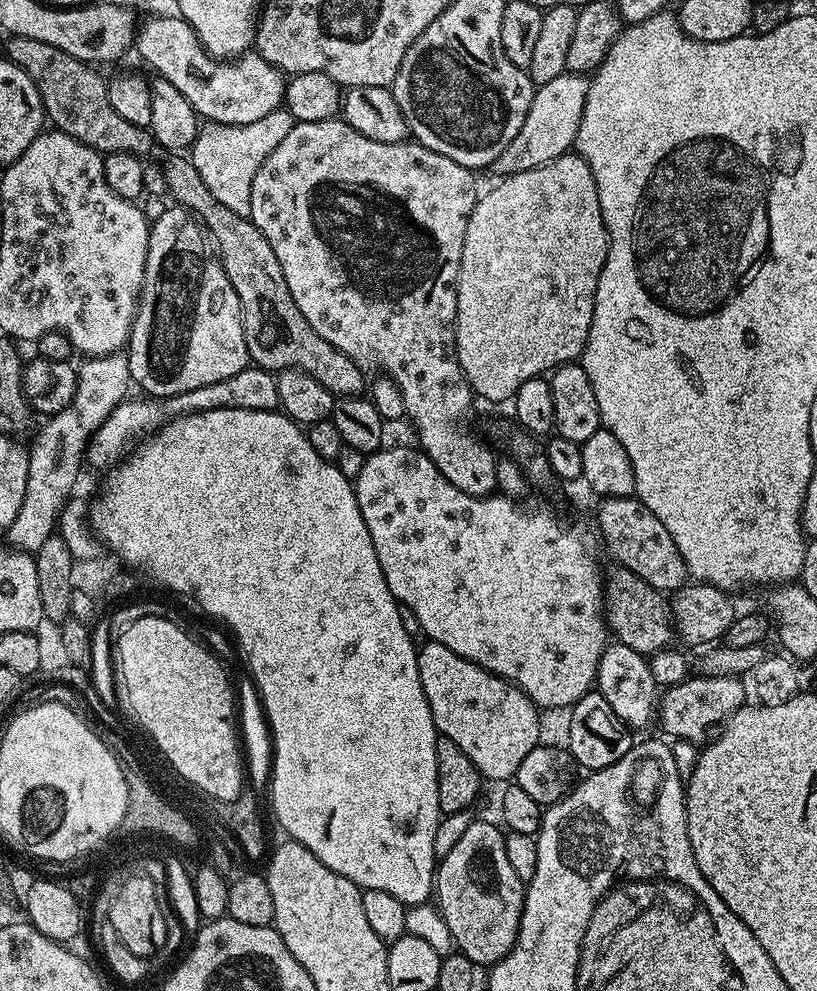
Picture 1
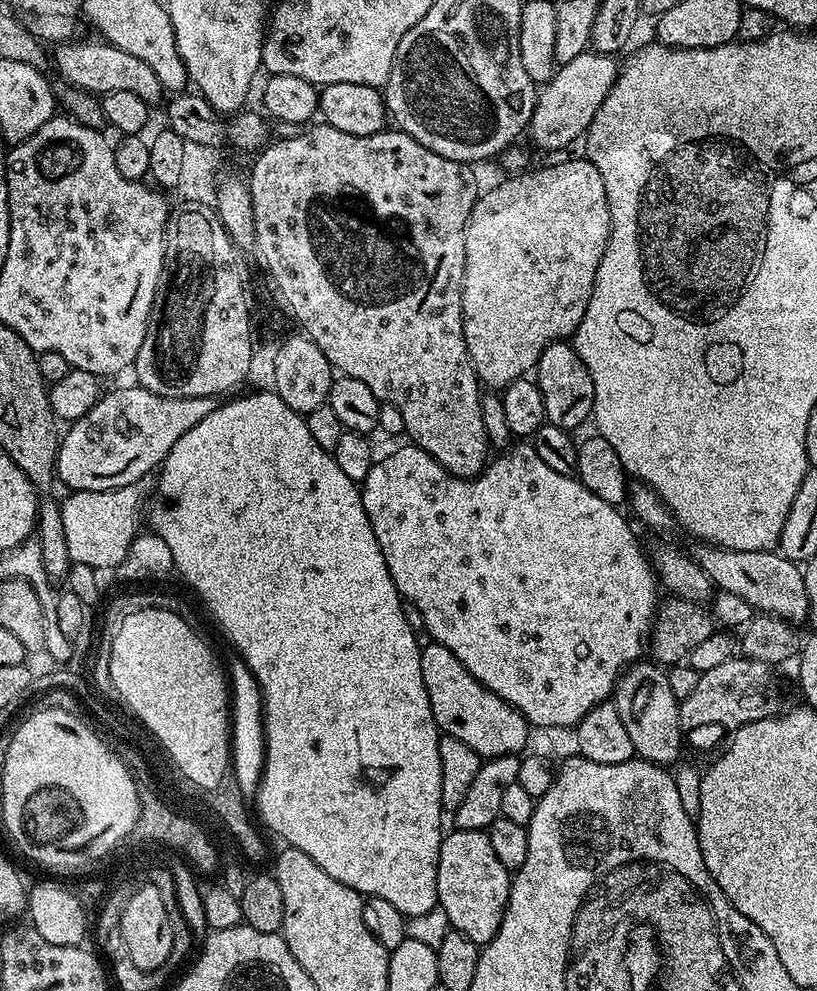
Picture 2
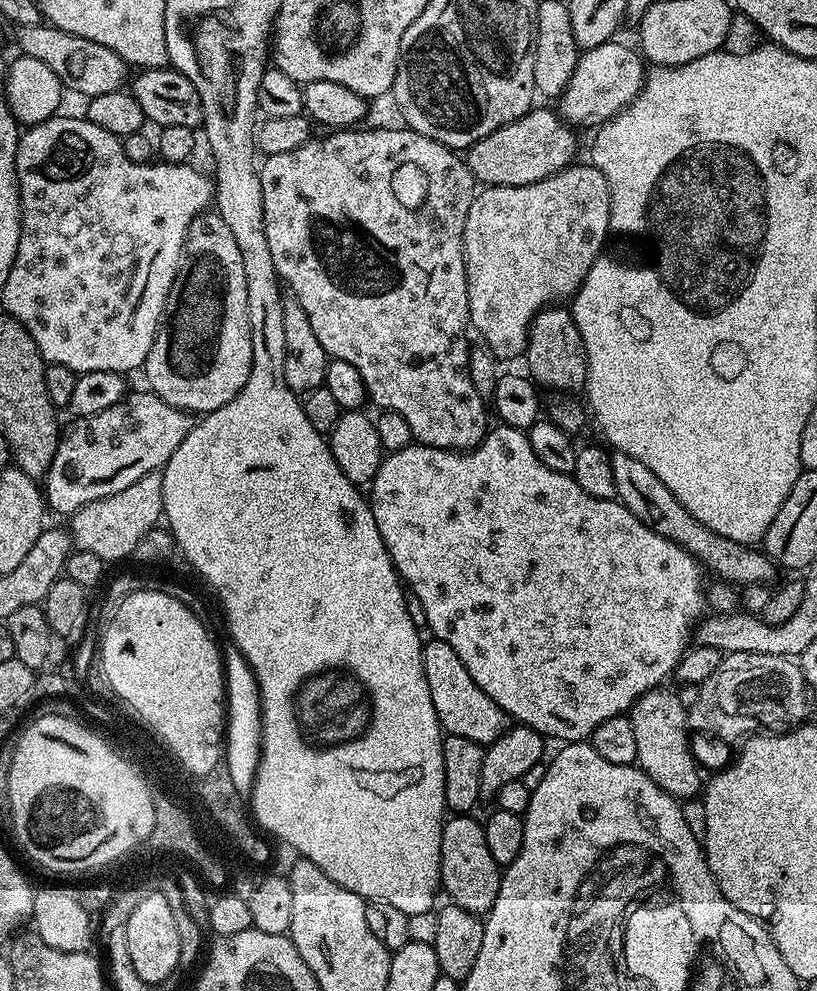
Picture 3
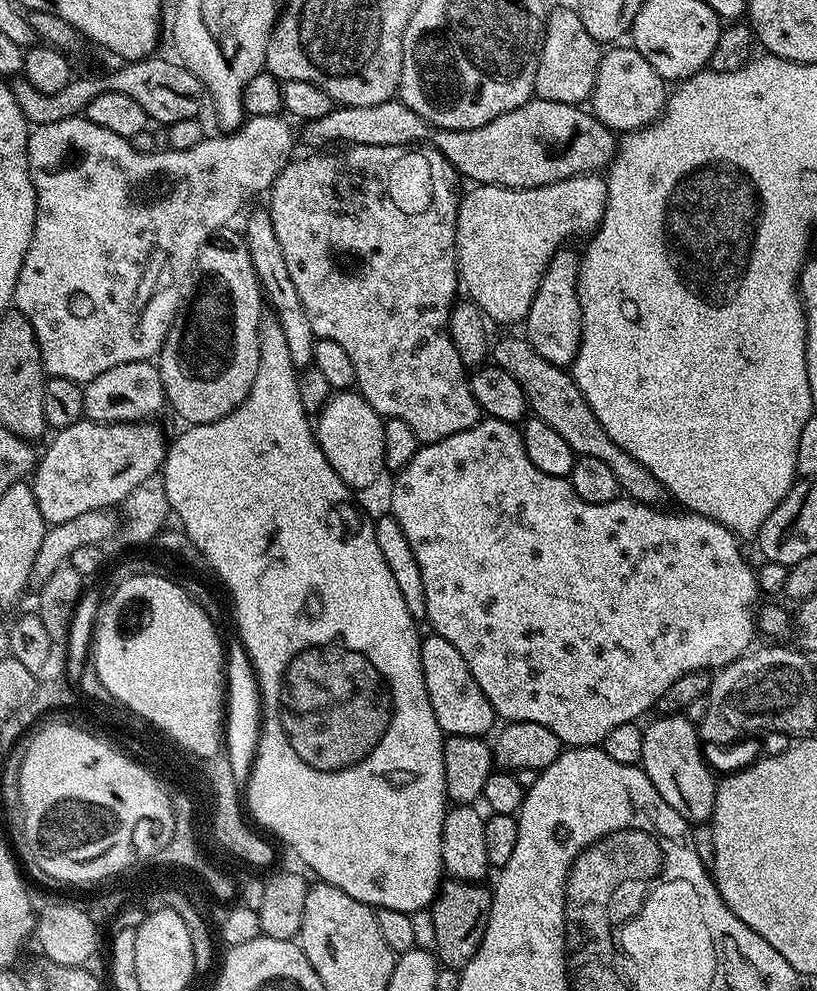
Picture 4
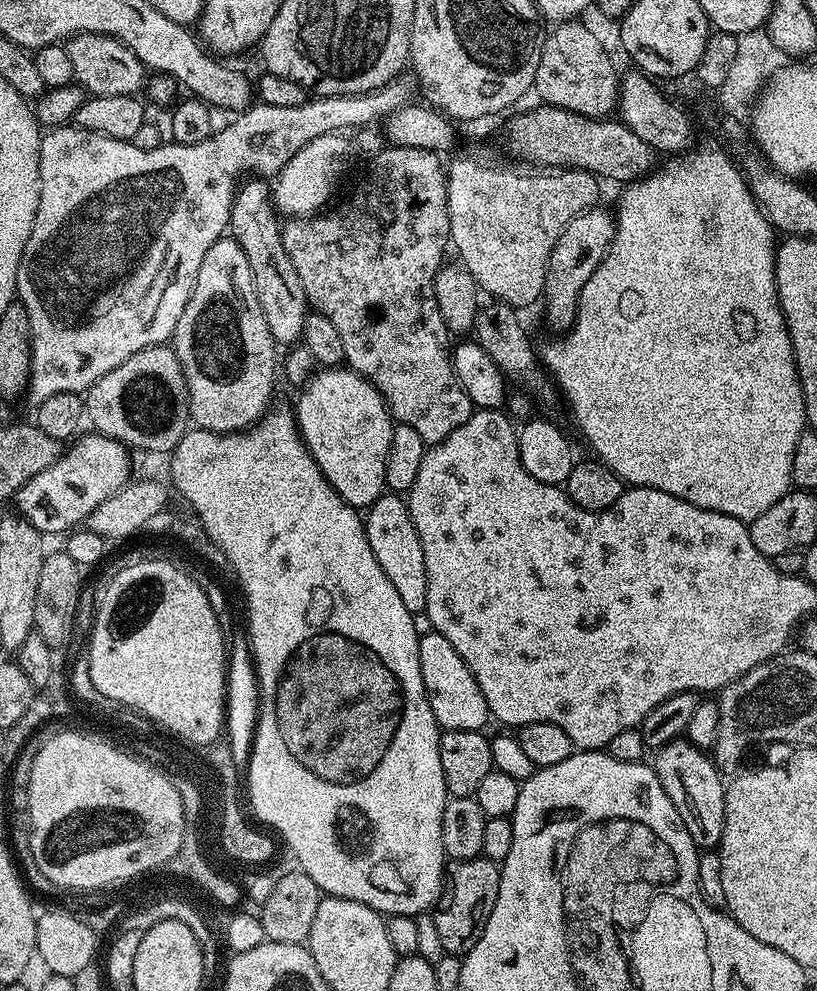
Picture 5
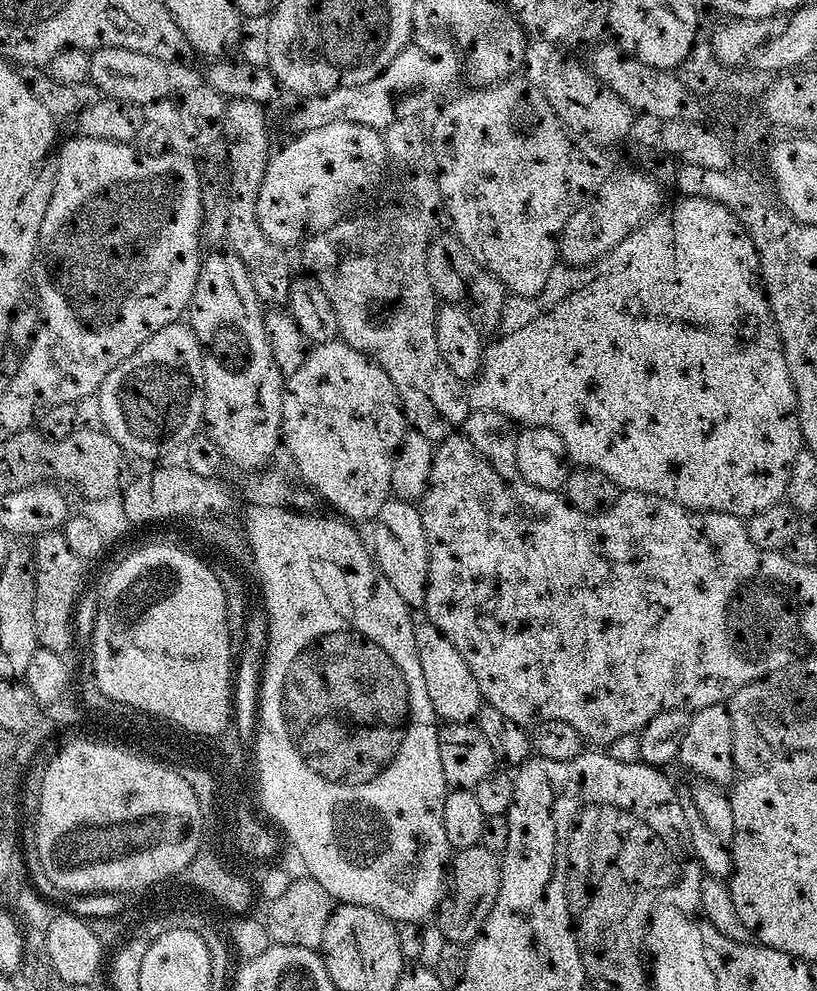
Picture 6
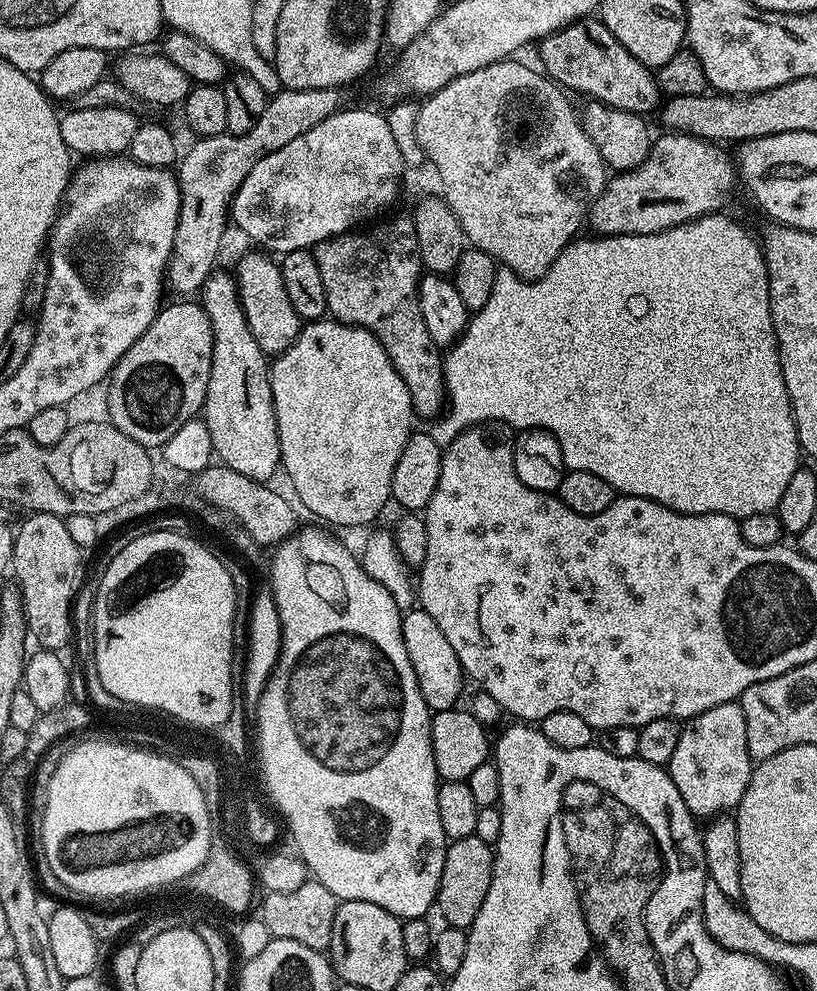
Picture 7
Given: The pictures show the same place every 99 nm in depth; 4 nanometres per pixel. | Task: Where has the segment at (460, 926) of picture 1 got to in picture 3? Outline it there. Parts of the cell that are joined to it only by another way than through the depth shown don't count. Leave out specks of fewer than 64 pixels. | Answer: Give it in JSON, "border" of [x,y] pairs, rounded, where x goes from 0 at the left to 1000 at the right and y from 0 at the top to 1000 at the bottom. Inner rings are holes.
{"border":[[[553,821],[545,826],[539,845],[539,895],[554,913],[581,922],[595,922],[610,907],[613,873],[600,866],[591,830],[578,821]]]}

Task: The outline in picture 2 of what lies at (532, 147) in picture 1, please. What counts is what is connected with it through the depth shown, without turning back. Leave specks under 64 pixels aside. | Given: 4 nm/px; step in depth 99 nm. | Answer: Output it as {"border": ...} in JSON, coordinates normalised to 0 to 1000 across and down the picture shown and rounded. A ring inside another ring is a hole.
{"border":[[[714,52],[707,59],[698,59],[698,63],[684,66],[670,85],[660,90],[644,133],[663,152],[681,153],[718,134],[722,123],[727,123],[727,115],[732,115],[732,107],[742,103],[754,82],[754,61],[753,55],[743,52]]]}

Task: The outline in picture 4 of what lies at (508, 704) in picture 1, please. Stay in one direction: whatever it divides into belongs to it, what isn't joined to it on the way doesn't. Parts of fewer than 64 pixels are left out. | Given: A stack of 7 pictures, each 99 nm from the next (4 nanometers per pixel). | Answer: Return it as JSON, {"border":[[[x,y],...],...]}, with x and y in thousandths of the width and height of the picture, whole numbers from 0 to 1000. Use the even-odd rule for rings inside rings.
{"border":[[[524,640],[514,648],[514,667],[521,700],[526,704],[526,712],[531,712],[531,725],[536,725],[539,738],[548,743],[596,744],[596,739],[601,737],[602,730],[608,730],[610,724],[595,700],[590,700],[590,692],[580,688],[580,680],[575,680],[570,664],[565,664],[565,660],[561,660],[546,644]]]}

